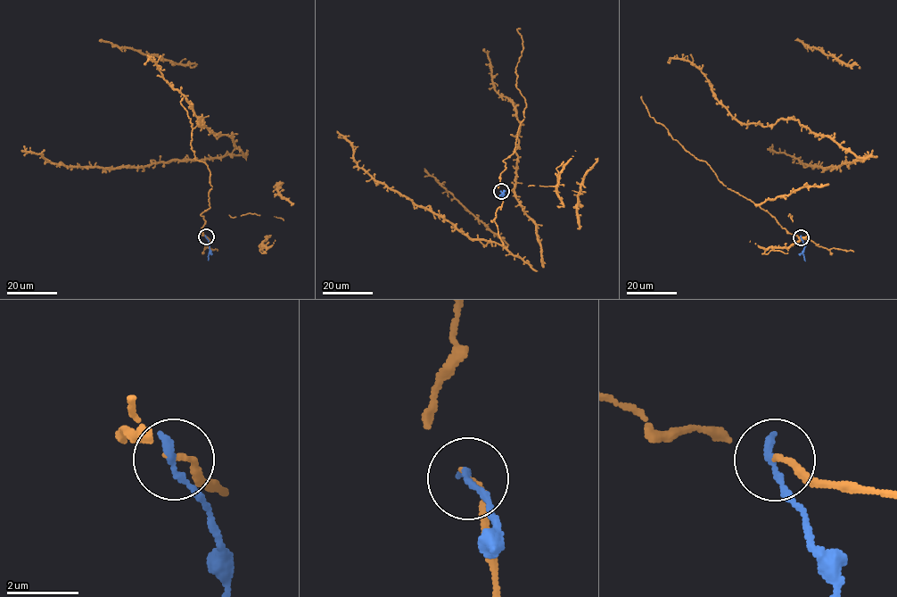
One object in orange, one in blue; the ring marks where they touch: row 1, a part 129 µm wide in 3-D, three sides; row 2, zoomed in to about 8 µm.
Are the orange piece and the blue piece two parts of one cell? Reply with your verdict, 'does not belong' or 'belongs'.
does not belong

